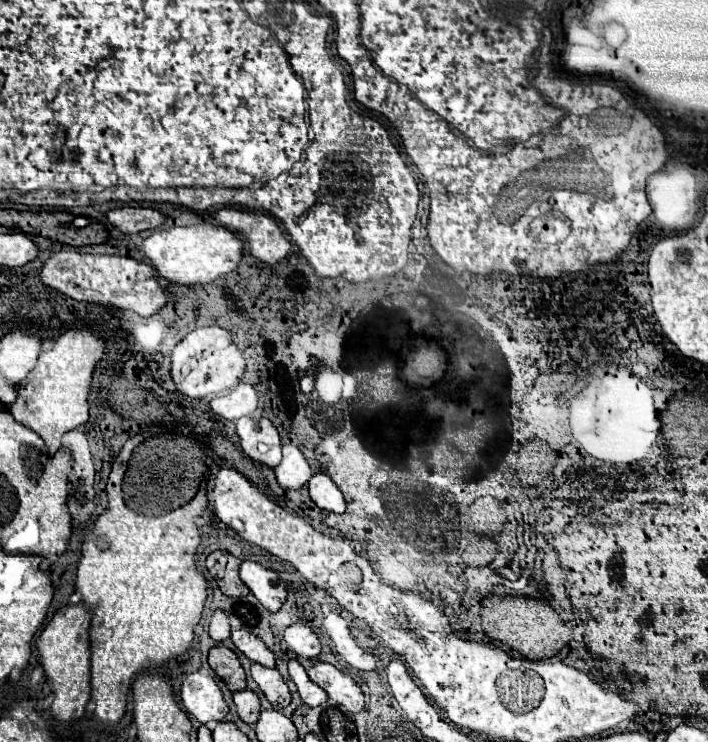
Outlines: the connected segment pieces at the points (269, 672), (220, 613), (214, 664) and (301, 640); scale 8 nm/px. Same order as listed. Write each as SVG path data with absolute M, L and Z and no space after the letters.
M253 663L251 675L275 709L285 709L291 703L291 691L277 669L267 669L259 663Z
M217 609L211 617L211 623L209 623L209 635L215 639L215 641L223 641L231 635L231 629L229 629L229 617L223 609Z
M215 645L209 651L209 665L225 681L225 685L231 691L243 691L247 687L245 671L243 671L237 655L229 647Z
M297 621L289 625L283 635L285 635L287 645L295 651L297 657L315 659L321 653L321 641L317 633L305 621Z

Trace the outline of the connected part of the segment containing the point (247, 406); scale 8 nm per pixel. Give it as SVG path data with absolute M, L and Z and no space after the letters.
M239 383L235 389L231 389L227 395L219 395L211 401L211 409L225 417L227 421L237 421L241 417L251 415L257 409L259 403L259 395L257 391L247 385L247 383Z

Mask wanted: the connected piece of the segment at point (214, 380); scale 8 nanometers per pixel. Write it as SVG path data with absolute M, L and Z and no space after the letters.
M219 325L193 329L175 347L171 357L171 377L177 389L191 399L199 399L205 395L215 395L225 389L231 389L243 379L243 375L245 375L243 351L233 343L229 331Z

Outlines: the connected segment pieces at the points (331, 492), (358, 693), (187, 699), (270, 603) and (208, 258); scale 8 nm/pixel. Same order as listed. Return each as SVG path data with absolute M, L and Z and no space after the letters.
M315 473L309 481L309 493L311 499L325 511L333 511L333 513L345 513L345 499L343 493L339 491L339 487L331 481L329 475L325 473Z
M317 661L309 669L309 677L321 685L327 695L339 703L345 713L359 713L363 709L363 691L361 687L343 671L331 663Z
M191 673L181 685L181 703L187 713L191 713L199 723L223 721L229 713L229 705L217 681L203 673Z
M243 561L241 565L241 581L251 589L251 593L269 609L279 611L287 599L287 585L279 579L279 573L273 569L265 569L255 561Z
M199 223L155 231L143 241L141 251L165 279L181 285L207 285L237 269L243 257L243 241L227 227Z

